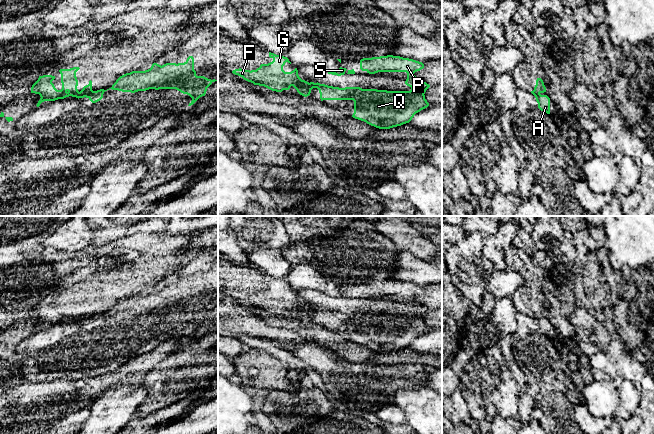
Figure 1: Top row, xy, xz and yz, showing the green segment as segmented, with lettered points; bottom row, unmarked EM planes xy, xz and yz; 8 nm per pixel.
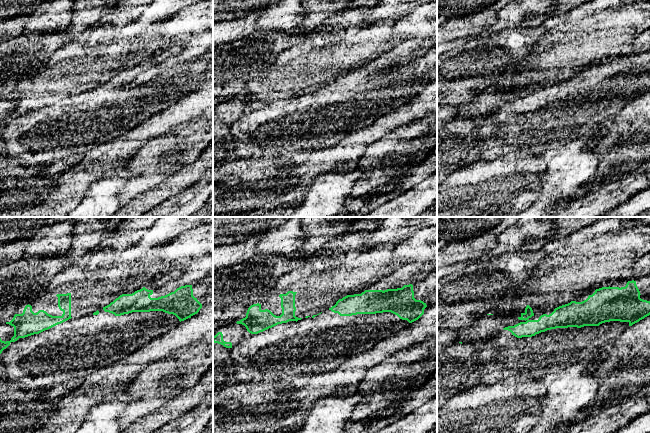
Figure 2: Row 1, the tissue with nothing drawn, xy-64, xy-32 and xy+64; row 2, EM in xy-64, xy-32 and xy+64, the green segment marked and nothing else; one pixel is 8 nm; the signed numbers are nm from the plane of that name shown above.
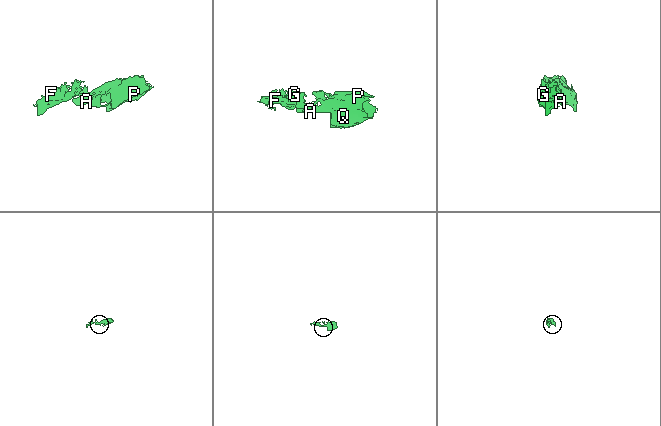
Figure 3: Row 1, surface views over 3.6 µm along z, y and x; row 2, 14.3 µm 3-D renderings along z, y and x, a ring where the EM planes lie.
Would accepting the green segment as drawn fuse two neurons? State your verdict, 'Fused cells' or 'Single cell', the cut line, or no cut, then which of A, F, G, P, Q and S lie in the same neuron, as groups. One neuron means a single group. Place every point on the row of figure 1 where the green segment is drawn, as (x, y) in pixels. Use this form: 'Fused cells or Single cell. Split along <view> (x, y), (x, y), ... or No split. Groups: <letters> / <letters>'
Fused cells. Split along xy (93, 91), (87, 94), (79, 94), (76, 97). Groups: A P Q S / F G

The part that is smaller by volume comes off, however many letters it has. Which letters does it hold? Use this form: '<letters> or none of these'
F, G

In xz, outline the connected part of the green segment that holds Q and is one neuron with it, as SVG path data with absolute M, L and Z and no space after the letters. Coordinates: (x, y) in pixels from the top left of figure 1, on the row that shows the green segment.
M393 55L360 60L360 69L369 74L406 72L405 84L411 88L410 91L339 88L318 82L311 85L319 90L321 101L353 100L353 118L379 129L390 129L409 123L416 113L429 106L424 94L430 85L414 75L423 68L422 62Z

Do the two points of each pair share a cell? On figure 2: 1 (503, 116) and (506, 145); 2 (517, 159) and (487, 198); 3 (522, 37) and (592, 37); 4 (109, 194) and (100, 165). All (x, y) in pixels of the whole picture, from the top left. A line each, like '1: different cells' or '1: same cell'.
1: same cell
2: same cell
3: different cells
4: different cells

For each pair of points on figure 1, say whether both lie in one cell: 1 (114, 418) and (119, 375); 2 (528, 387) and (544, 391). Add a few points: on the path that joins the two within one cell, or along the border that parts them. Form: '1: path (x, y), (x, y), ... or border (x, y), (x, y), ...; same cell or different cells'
1: border (142, 383), (120, 381), (98, 396); different cells
2: border (539, 381), (539, 391), (534, 398); different cells

